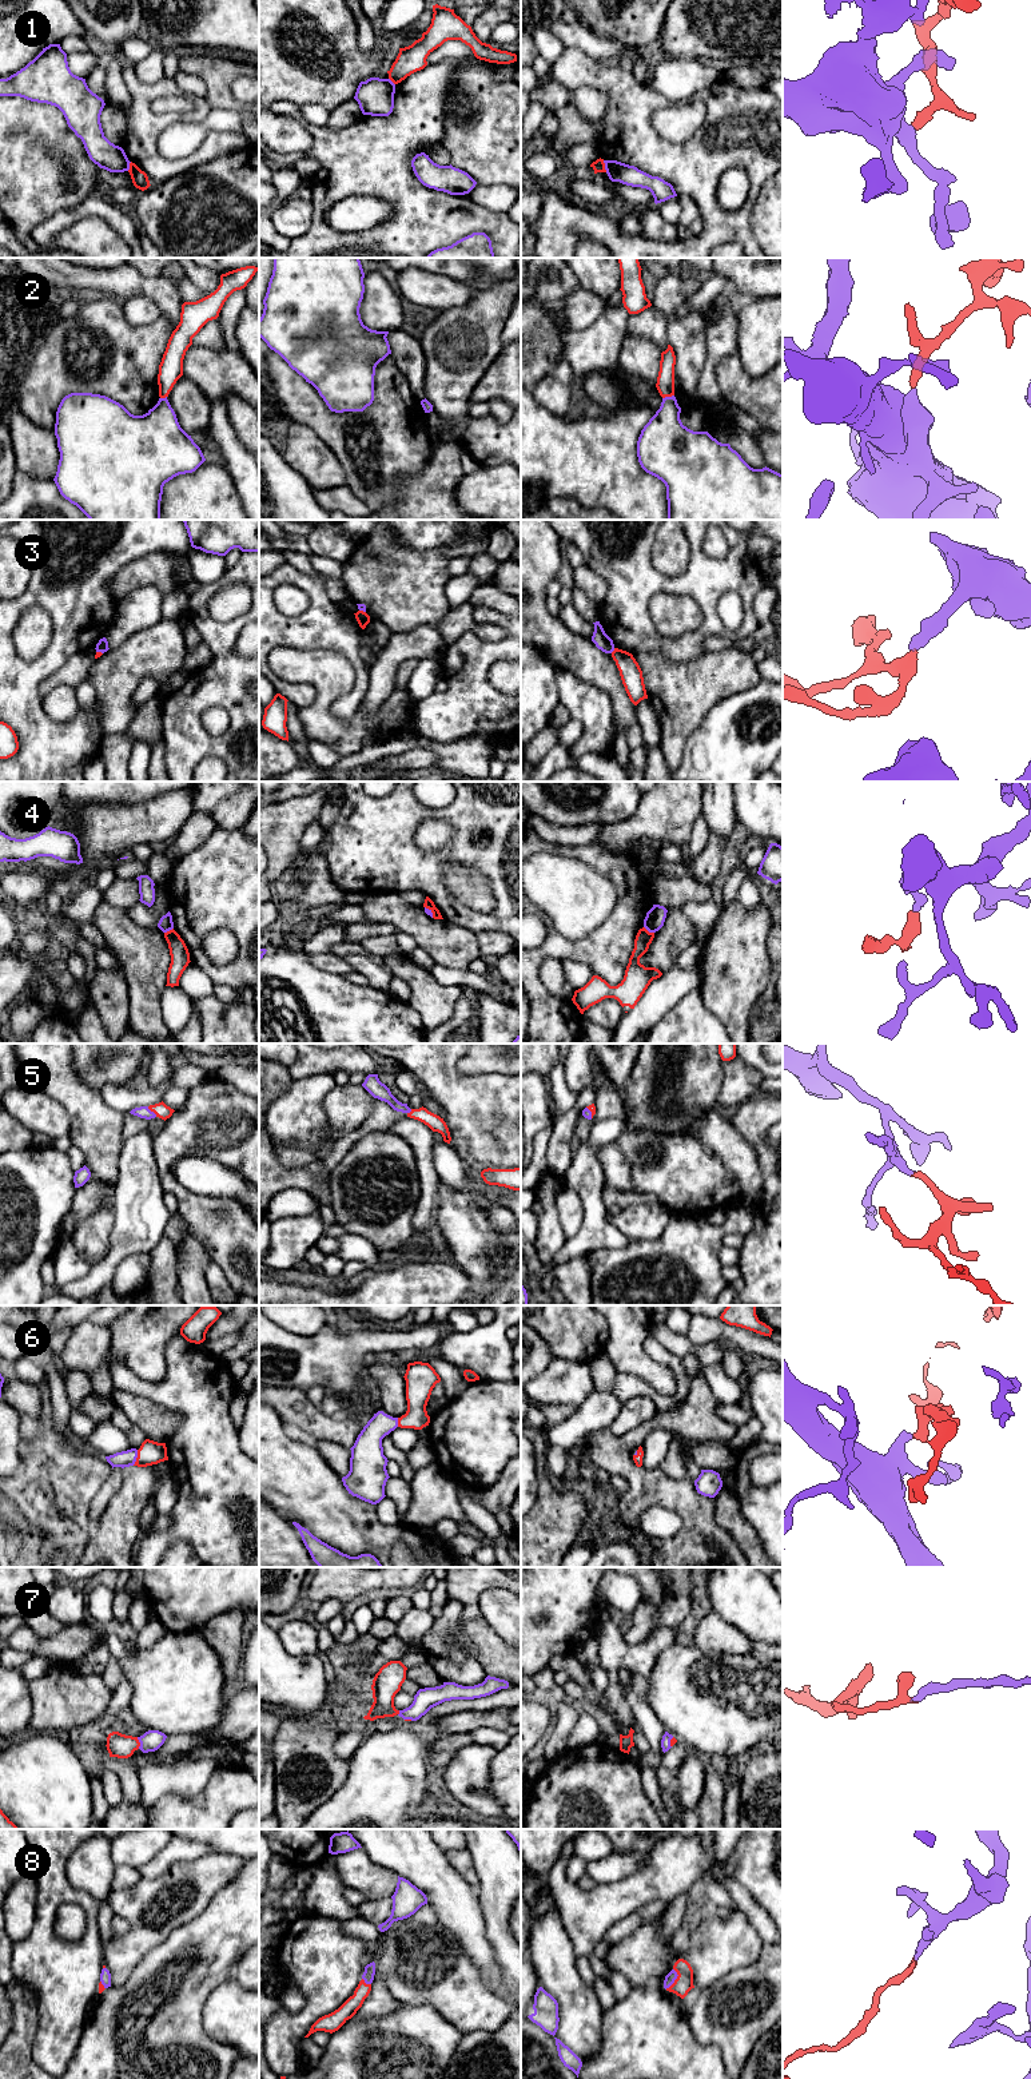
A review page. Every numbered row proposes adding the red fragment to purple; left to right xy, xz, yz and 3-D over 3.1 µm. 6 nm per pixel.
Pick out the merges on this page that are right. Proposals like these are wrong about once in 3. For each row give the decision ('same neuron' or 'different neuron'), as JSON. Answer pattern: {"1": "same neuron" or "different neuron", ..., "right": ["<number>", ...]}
{"1": "different neuron", "2": "same neuron", "3": "different neuron", "4": "different neuron", "5": "same neuron", "6": "same neuron", "7": "same neuron", "8": "same neuron", "right": ["2", "5", "6", "7", "8"]}

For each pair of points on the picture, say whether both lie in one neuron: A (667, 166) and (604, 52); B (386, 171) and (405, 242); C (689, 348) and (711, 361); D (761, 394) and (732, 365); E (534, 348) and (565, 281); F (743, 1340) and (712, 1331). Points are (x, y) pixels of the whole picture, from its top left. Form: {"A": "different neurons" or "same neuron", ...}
{"A": "different neurons", "B": "same neuron", "C": "different neurons", "D": "same neuron", "E": "same neuron", "F": "same neuron"}

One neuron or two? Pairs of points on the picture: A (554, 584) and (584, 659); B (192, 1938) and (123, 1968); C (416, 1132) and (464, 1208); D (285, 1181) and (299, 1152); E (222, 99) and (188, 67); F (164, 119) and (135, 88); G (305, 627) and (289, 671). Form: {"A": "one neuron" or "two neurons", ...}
{"A": "two neurons", "B": "two neurons", "C": "two neurons", "D": "two neurons", "E": "one neuron", "F": "one neuron", "G": "two neurons"}

